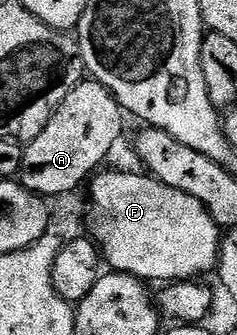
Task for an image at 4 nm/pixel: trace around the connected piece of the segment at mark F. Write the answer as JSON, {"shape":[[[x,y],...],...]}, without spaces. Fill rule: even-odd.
{"shape":[[[142,171],[102,172],[90,181],[91,200],[89,196],[85,204],[85,228],[110,271],[124,272],[144,282],[194,281],[202,272],[216,271],[221,229],[195,198],[173,190],[173,186],[165,186]]]}

